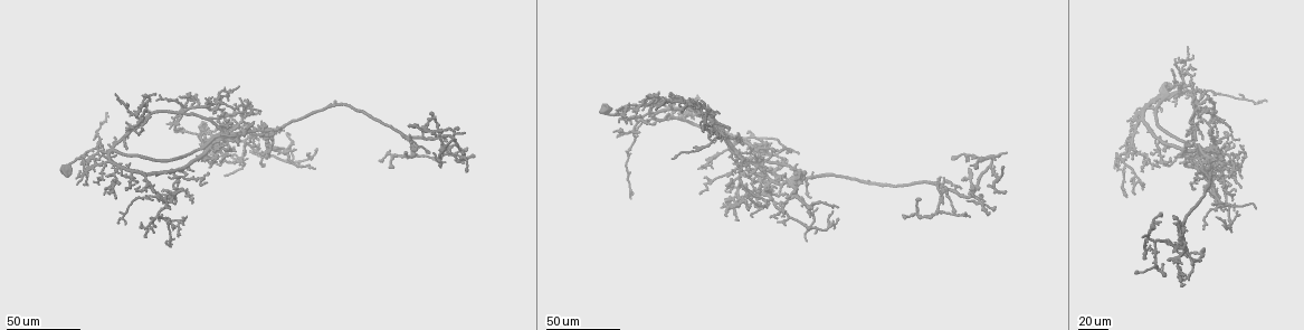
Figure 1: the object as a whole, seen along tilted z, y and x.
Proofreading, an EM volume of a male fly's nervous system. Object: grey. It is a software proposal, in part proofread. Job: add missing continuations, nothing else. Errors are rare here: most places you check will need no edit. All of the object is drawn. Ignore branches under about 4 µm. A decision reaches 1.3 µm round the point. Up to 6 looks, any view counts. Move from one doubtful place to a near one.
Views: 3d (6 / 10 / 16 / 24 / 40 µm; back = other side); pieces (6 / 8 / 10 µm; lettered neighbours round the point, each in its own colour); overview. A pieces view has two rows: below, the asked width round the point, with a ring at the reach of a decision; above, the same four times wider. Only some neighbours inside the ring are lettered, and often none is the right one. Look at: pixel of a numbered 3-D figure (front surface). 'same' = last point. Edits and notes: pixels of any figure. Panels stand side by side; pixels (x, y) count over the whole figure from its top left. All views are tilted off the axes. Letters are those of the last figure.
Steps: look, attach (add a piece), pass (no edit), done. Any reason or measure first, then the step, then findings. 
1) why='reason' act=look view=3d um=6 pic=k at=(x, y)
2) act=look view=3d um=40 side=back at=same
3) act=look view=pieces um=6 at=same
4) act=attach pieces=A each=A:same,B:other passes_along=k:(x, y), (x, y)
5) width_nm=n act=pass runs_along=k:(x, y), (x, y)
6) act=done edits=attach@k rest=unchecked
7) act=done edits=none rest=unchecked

act=look view=3d um=24 pic=1 at=(738, 185)

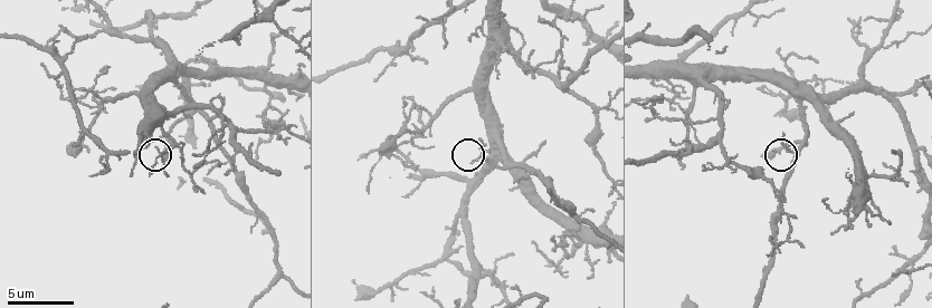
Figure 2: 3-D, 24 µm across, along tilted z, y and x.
why='what lies round it' act=look view=pieces um=10 pic=2 at=(477, 139)

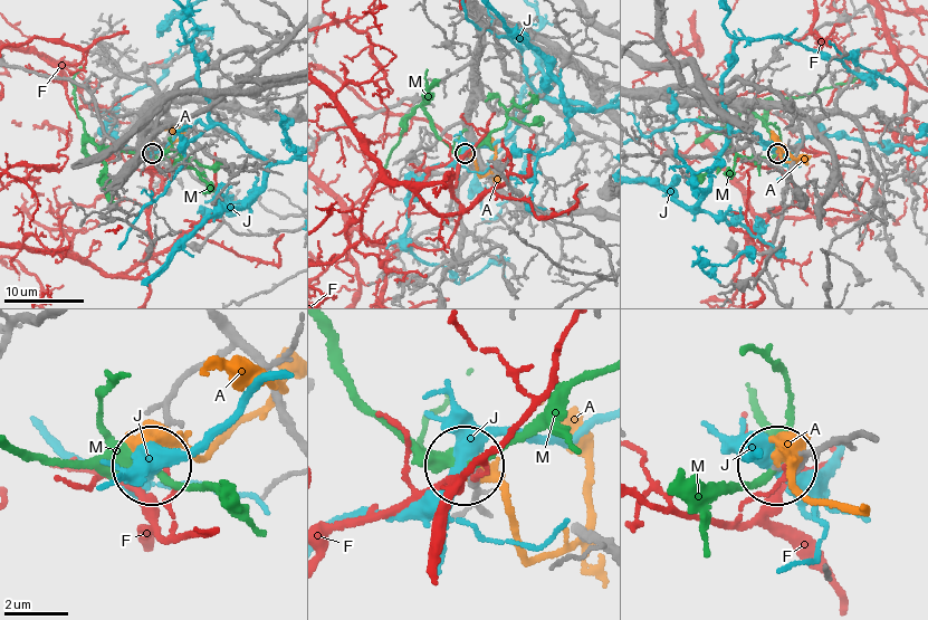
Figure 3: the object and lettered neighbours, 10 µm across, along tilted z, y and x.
width_nm=290 act=pass each=A:other,F:other,J:other,M:other runs_along=3:(864, 436), (821, 442), (776, 467) found='no lettered piece goes on from it'

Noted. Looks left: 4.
why='an open end' act=look view=3d um=24 pic=1 at=(1212, 122)

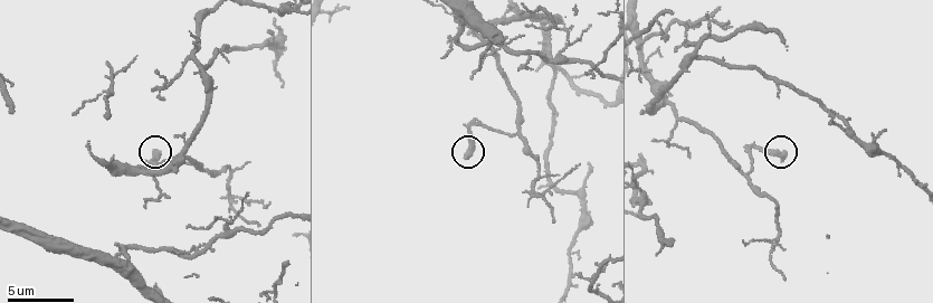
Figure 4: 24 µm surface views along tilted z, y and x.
act=look view=pieces um=8 pic=4 at=(784, 158)

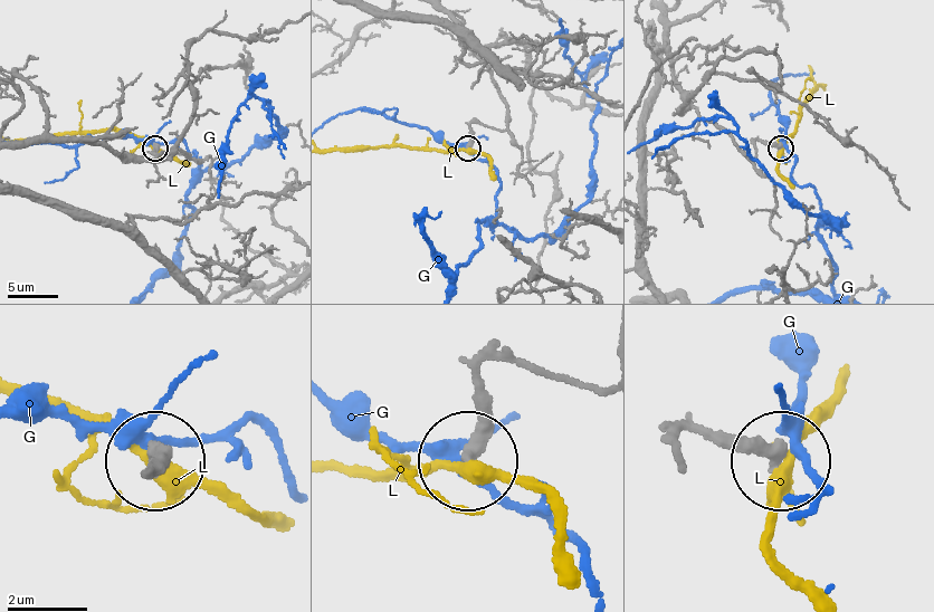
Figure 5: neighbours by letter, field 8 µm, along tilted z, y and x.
act=pass each=G:other,L:other runs_along=5:(456, 21), (507, 113), (503, 128), (474, 124), (468, 147) found='none of them fits'

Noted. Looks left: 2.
why='an open end' act=look view=3d um=40 pic=1 at=(740, 208)

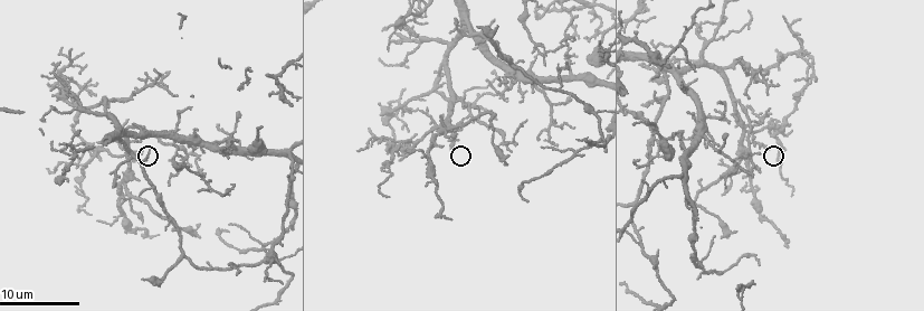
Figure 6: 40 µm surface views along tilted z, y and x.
why='what lies round it' act=look view=pieces um=6 pic=6 at=(768, 149)

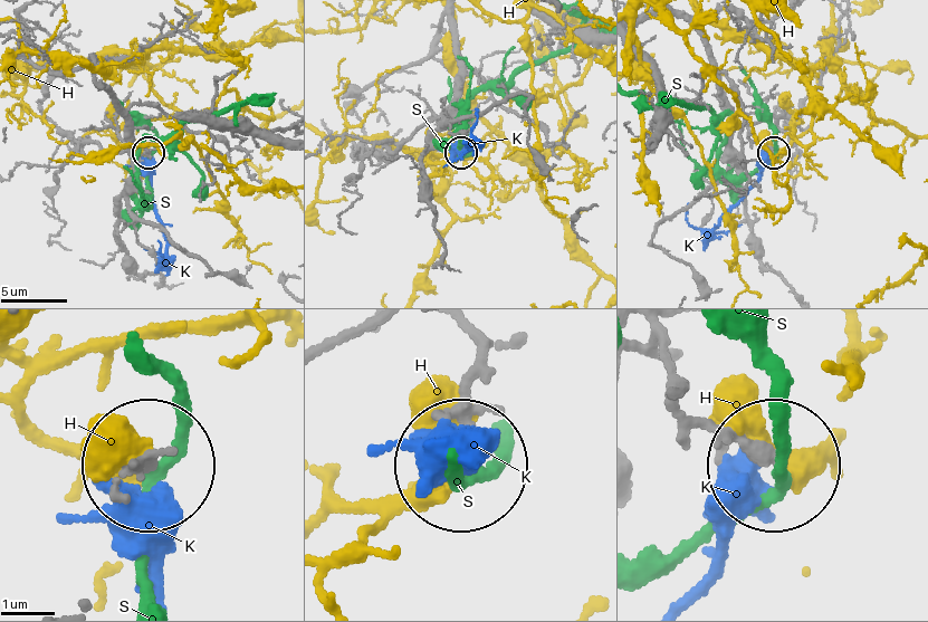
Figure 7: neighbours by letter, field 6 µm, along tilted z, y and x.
width_nm=300 act=pass each=H:other,K:other,S:other runs_along=7:(648, 328), (692, 414), (767, 463) found='none of them fits'

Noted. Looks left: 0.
act=done edits=none rest=unchecked

